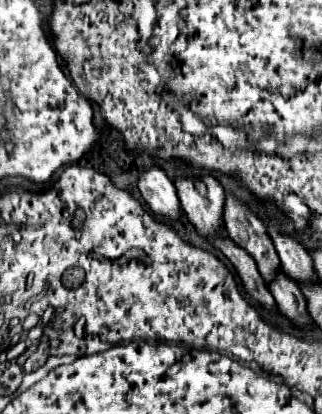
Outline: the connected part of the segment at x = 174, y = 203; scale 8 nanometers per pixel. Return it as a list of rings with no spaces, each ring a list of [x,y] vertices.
[[[150,168],[142,172],[138,188],[156,216],[164,216],[168,220],[178,220],[182,216],[182,206],[176,196],[176,188],[160,168]]]

